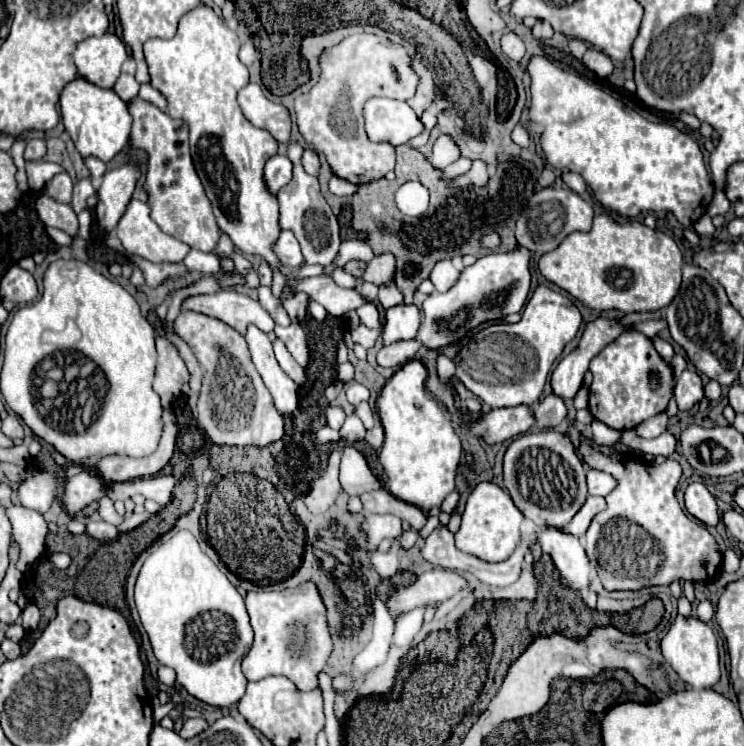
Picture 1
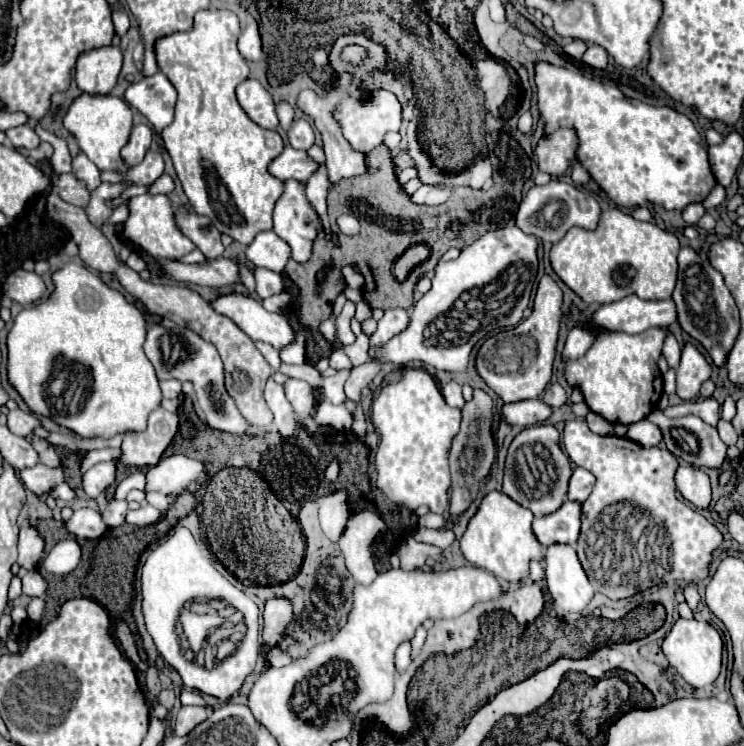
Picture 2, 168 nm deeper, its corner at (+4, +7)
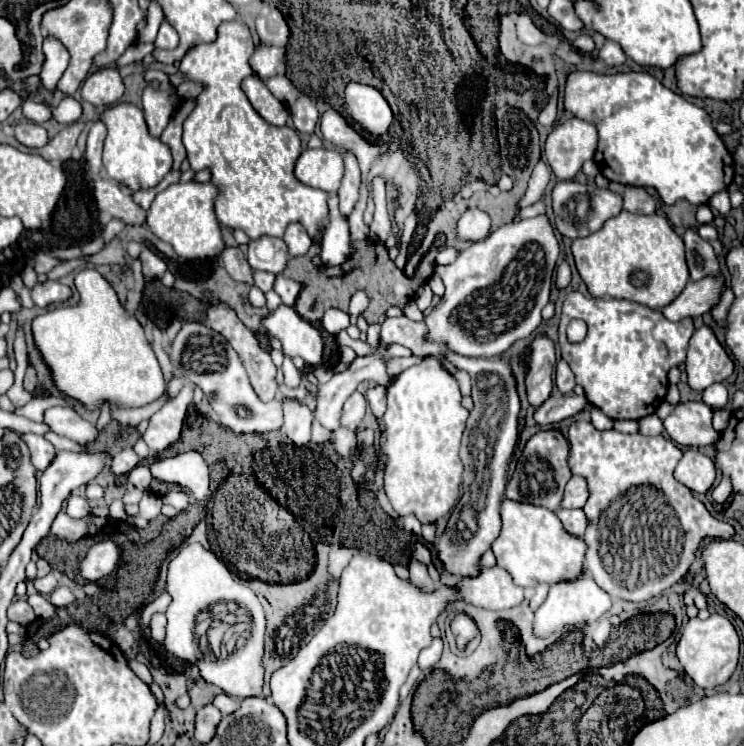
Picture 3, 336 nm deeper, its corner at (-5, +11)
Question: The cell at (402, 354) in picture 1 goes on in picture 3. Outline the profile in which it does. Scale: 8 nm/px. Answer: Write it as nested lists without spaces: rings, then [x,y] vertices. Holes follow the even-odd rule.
[[[354,392],[342,408],[342,416],[340,416],[340,424],[348,430],[356,430],[364,418],[364,410],[366,410],[366,398],[360,392]]]

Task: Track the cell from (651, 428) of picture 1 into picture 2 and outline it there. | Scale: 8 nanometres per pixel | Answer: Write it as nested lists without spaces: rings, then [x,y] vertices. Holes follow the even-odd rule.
[[[653,410],[645,420],[657,424],[661,428],[665,444],[667,444],[667,450],[671,454],[675,454],[677,458],[685,460],[687,464],[697,466],[697,468],[715,468],[715,470],[721,470],[721,466],[727,462],[727,444],[719,438],[717,428],[705,424],[701,418],[697,418],[697,416],[667,418],[667,416],[663,416],[661,410]]]

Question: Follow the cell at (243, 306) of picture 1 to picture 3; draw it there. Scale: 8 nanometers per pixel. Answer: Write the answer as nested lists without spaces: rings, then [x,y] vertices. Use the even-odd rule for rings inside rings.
[[[280,306],[276,312],[262,320],[270,336],[276,336],[284,344],[284,352],[294,358],[300,356],[308,366],[318,366],[322,362],[322,336],[320,332],[290,306]]]

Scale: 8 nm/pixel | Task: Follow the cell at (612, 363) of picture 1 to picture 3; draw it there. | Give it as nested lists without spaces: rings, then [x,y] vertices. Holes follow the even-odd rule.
[[[580,292],[566,296],[558,328],[560,354],[570,364],[576,384],[584,388],[588,402],[612,420],[640,420],[656,412],[666,396],[668,370],[686,360],[692,332],[692,318],[672,322],[660,310],[630,300],[586,298]],[[572,318],[588,324],[588,334],[580,344],[566,340],[566,326]]]

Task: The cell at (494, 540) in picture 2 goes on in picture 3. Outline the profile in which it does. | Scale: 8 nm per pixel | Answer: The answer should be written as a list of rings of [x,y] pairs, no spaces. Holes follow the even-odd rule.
[[[502,500],[502,532],[492,544],[492,552],[498,566],[508,570],[514,584],[522,588],[532,588],[540,582],[574,582],[584,572],[586,542],[568,534],[558,520],[558,516],[542,506],[518,504],[514,500]]]

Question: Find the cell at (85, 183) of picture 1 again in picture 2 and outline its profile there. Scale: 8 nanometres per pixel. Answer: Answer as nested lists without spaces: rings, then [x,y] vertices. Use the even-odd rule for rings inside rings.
[[[79,154],[75,160],[73,160],[73,176],[81,182],[85,182],[87,190],[95,190],[99,188],[101,180],[99,180],[99,170],[97,166],[85,156],[85,154]]]

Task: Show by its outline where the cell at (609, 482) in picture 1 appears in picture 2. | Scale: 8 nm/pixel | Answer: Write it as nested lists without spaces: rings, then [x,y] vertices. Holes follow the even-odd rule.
[[[575,468],[573,476],[571,476],[571,482],[569,482],[569,492],[567,492],[567,498],[569,500],[579,500],[579,502],[585,502],[589,498],[589,492],[593,490],[593,484],[595,484],[595,476],[585,470],[585,468]]]

